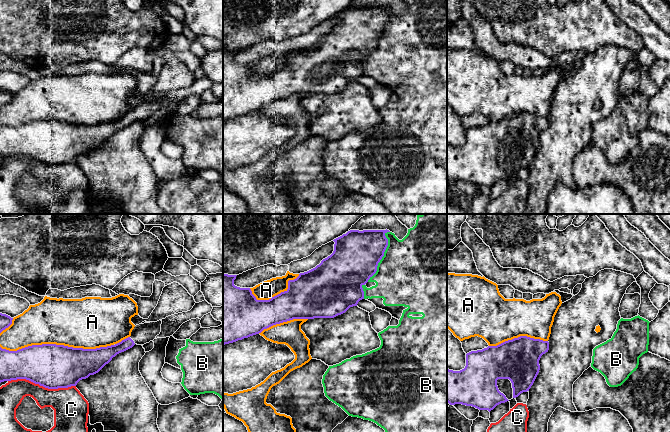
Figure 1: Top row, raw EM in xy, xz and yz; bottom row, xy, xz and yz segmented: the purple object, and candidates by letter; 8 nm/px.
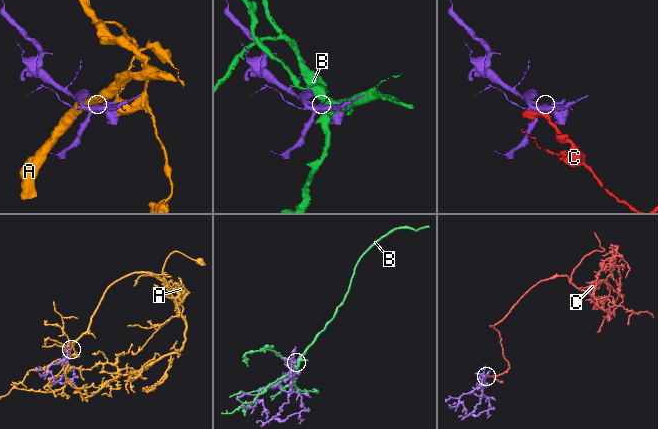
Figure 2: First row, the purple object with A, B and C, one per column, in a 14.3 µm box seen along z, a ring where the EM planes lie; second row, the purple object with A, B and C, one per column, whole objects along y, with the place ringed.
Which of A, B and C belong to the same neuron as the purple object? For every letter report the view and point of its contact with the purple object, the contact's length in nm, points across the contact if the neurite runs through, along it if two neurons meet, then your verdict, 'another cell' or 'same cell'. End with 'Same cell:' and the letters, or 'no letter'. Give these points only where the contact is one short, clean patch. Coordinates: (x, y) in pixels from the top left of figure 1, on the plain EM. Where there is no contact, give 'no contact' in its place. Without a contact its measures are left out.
A: xy (56, 121) | 900 nm | another cell
B: xz (383, 31) | 440 nm | another cell
C: xy (42, 161) | 550 nm | another cell
Same cell: no letter

